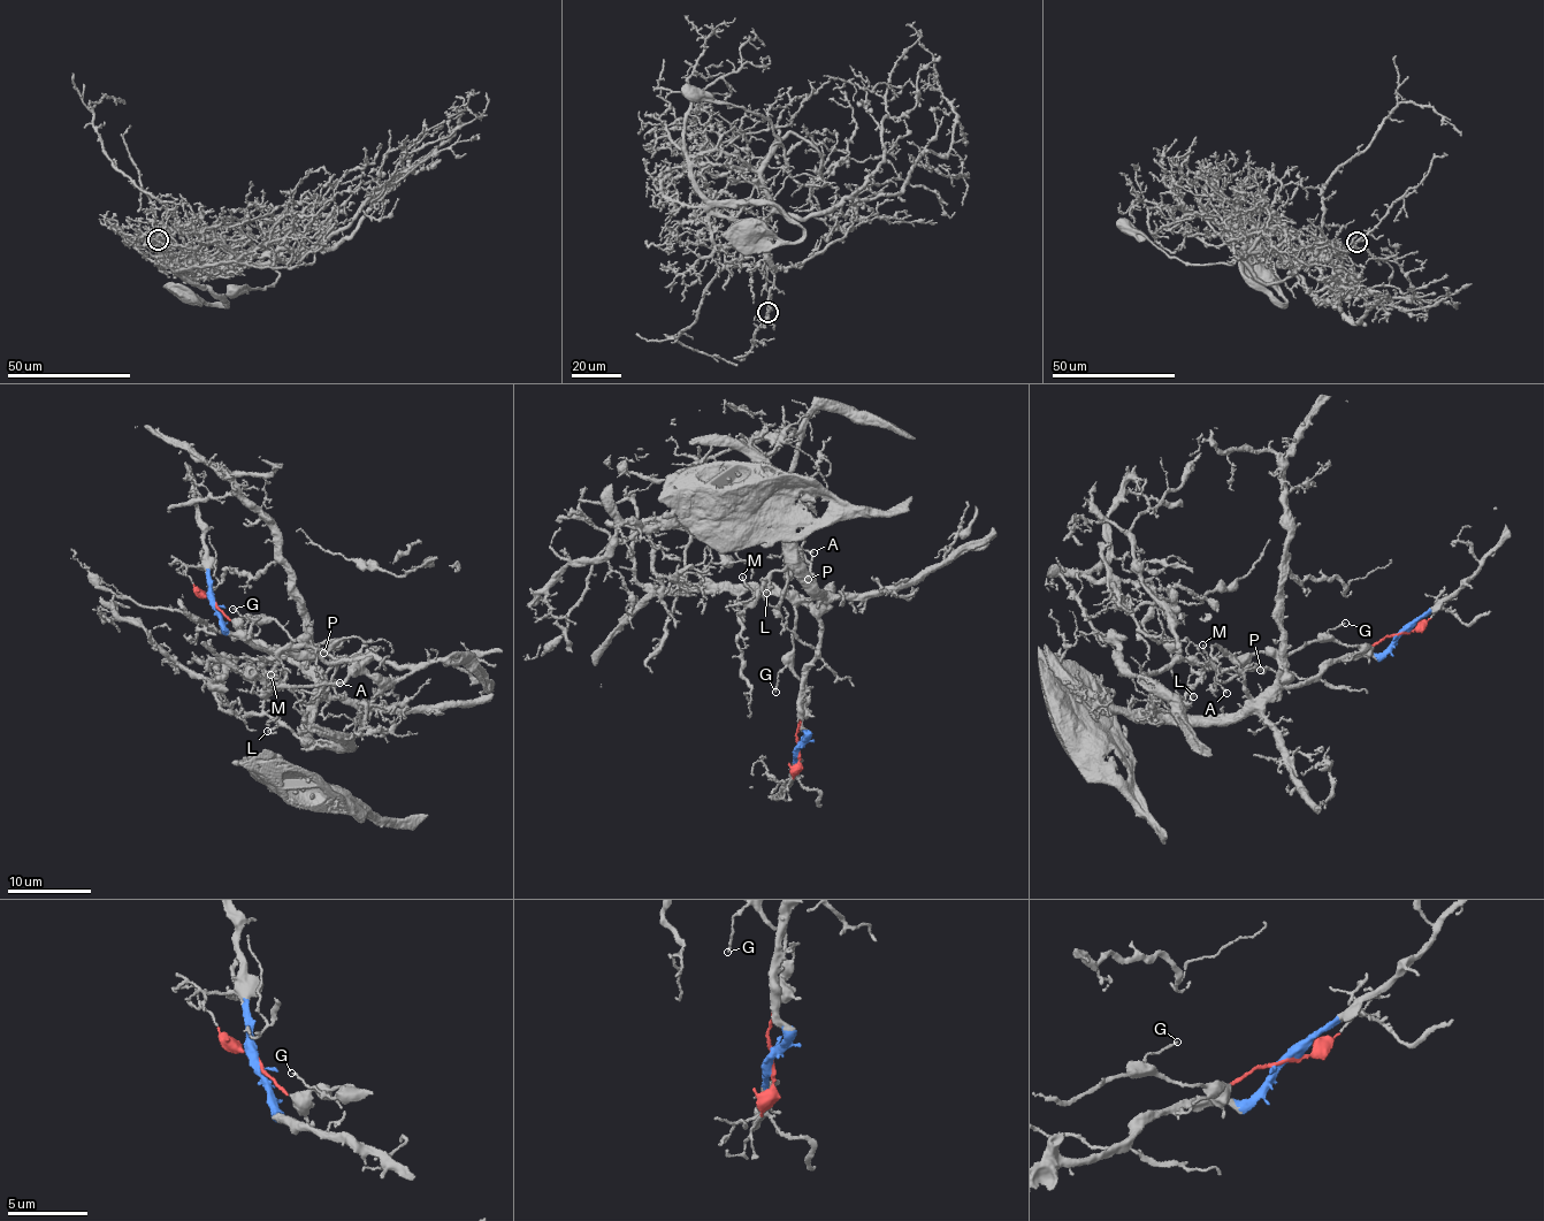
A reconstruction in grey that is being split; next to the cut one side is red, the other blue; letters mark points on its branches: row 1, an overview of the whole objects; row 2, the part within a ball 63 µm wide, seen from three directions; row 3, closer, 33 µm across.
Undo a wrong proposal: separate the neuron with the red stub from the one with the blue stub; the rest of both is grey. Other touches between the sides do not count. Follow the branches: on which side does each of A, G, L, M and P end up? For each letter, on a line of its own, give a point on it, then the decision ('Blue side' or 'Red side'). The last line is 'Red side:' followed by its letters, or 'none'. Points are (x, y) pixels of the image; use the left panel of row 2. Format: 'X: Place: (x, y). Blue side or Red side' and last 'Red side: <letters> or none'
A: Place: (339, 683). Red side
G: Place: (232, 609). Red side
L: Place: (267, 731). Blue side
M: Place: (270, 674). Blue side
P: Place: (323, 653). Blue side
Red side: A, G

